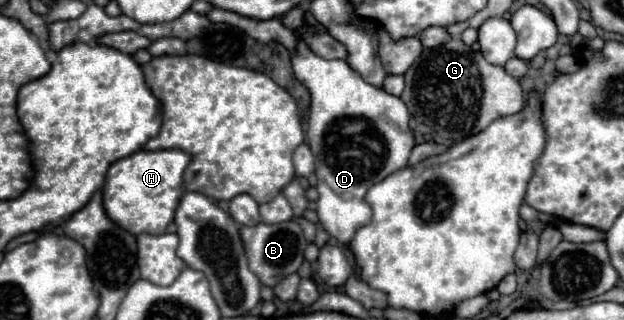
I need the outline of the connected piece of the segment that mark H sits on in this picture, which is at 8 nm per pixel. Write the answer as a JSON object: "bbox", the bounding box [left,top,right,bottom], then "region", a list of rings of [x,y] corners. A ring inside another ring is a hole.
{"bbox":[103,150,191,236],"region":[[[139,150],[131,156],[111,164],[107,178],[105,178],[105,186],[103,186],[103,208],[105,208],[107,216],[111,216],[111,220],[115,220],[115,224],[119,224],[119,228],[127,228],[127,232],[131,232],[133,236],[137,236],[141,232],[163,234],[167,230],[167,224],[173,220],[175,208],[183,194],[181,176],[183,176],[183,170],[187,168],[189,160],[191,160],[191,156],[183,150],[157,150],[157,152]]]}

